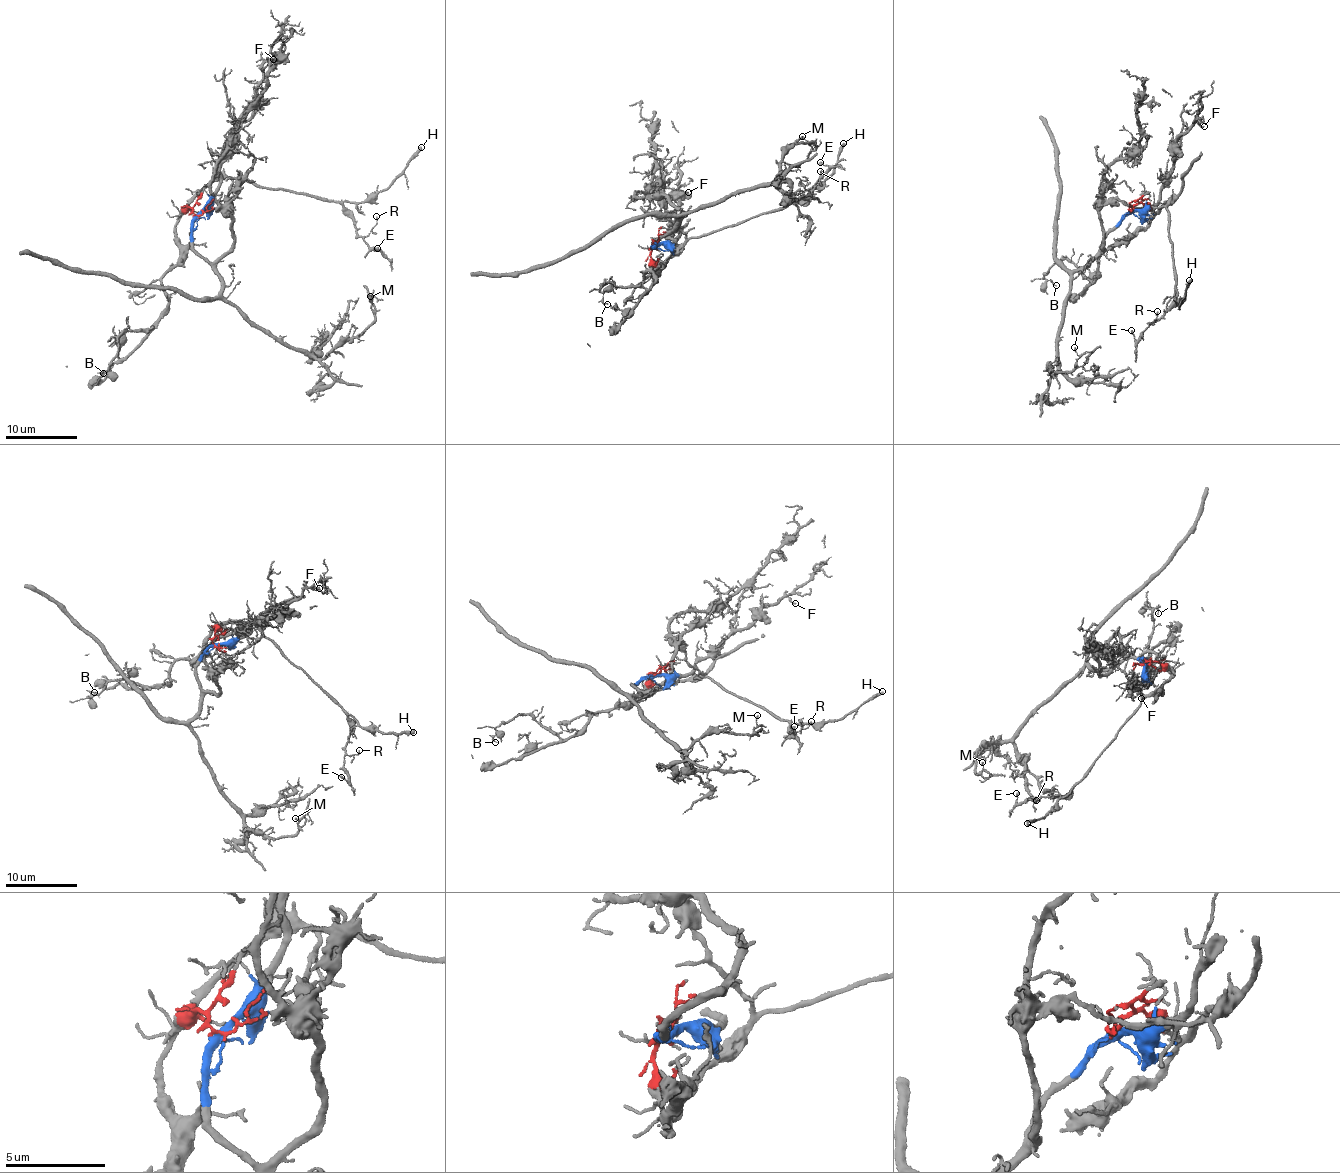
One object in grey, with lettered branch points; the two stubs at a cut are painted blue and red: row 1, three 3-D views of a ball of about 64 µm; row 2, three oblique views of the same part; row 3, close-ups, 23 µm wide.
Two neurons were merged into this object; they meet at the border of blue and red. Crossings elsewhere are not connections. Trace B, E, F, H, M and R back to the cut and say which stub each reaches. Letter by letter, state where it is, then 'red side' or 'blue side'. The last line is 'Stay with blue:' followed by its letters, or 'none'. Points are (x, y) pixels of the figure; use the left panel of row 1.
B: at (103, 373); red side
E: at (377, 248); red side
F: at (273, 59); blue side
H: at (421, 147); red side
M: at (370, 296); blue side
R: at (376, 216); red side
Stay with blue: F, M

